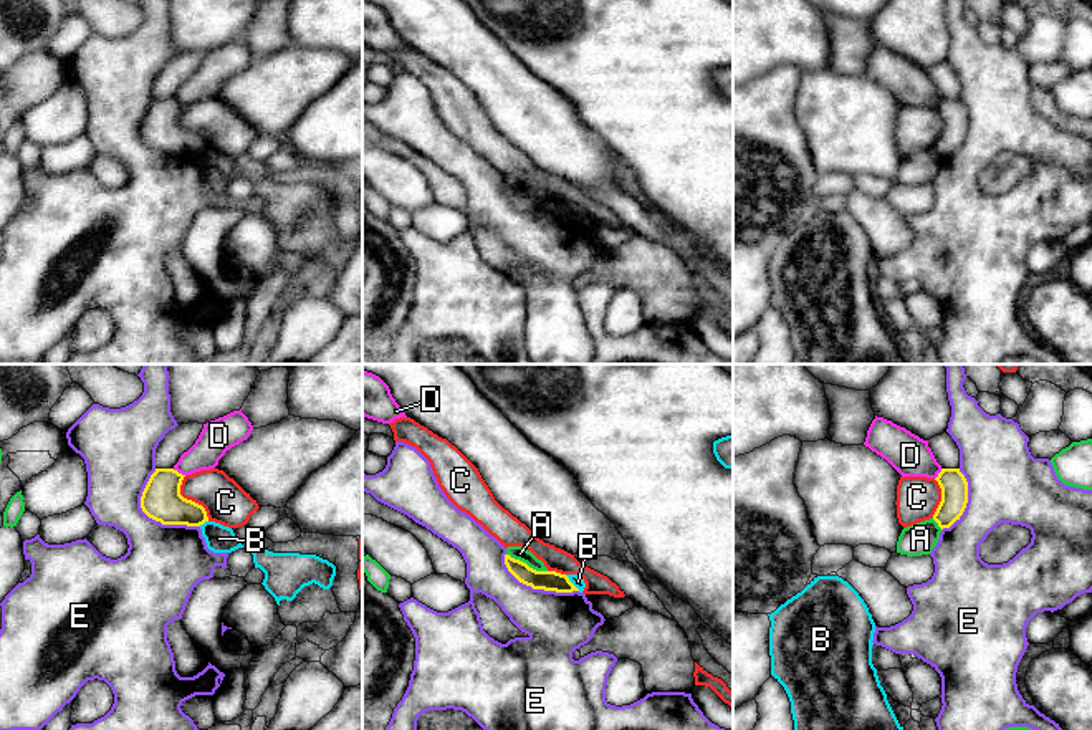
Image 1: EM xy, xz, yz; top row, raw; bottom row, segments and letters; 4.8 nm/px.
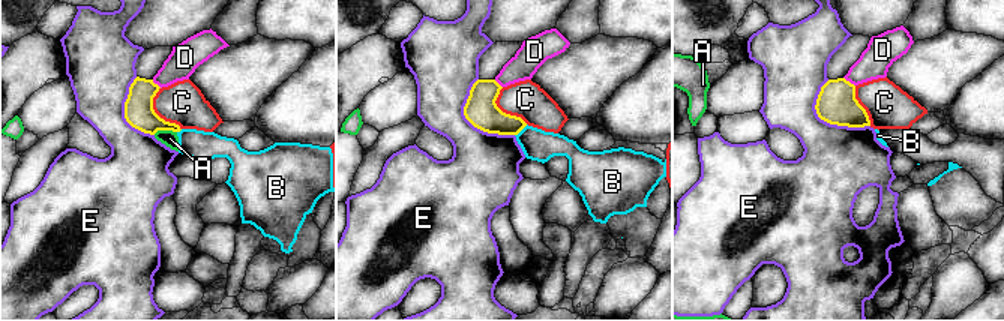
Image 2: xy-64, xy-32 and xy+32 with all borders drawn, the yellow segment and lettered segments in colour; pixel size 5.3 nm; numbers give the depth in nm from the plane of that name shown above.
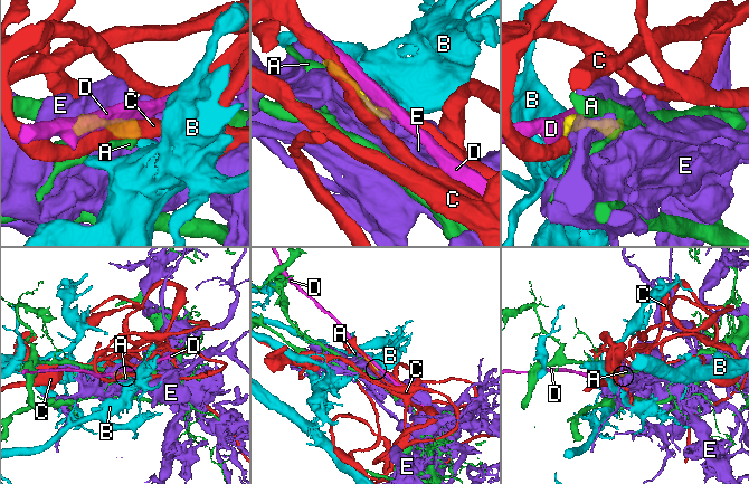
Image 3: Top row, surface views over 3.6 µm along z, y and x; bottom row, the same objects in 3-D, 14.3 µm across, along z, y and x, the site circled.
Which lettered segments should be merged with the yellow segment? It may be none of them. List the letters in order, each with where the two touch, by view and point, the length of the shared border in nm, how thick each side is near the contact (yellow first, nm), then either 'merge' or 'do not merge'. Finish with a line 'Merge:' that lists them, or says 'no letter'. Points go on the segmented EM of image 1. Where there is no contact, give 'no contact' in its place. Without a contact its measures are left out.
A: xz (525, 563) | 220 nm | 100/70 nm | do not merge
B: xz (571, 583) | 110 nm | 100/60 nm | do not merge
C: xy (189, 500) | 260 nm | 200/220 nm | do not merge
D: xy (177, 472) | 70 nm | 200/160 nm | do not merge
E: xy (151, 517) | 360 nm | 200/380 nm | do not merge
Merge: no letter

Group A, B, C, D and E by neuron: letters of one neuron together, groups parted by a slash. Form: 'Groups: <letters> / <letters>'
Groups: A / B / C / D / E

